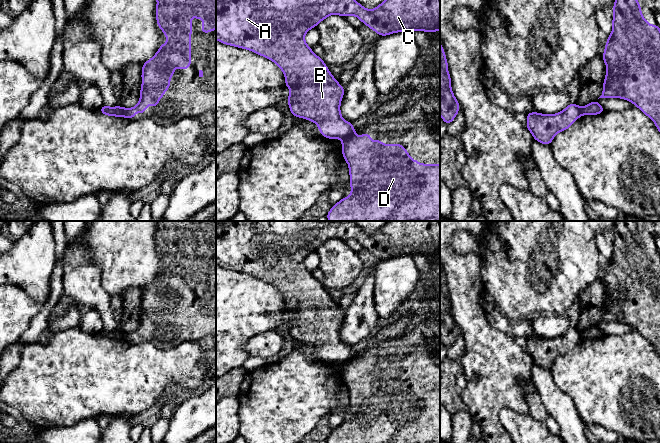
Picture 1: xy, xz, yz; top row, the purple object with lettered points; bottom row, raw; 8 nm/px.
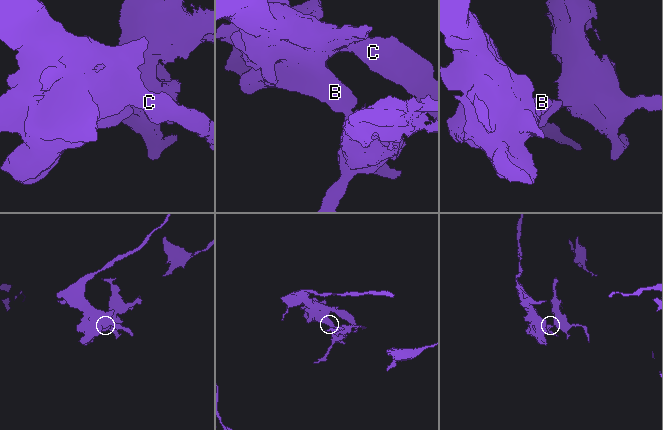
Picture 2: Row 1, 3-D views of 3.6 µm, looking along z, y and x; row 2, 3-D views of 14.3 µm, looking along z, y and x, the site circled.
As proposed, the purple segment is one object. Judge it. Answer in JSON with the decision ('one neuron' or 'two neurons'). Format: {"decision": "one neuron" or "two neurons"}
{"decision": "two neurons"}

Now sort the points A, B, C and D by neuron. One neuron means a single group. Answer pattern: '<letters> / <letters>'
A B C / D

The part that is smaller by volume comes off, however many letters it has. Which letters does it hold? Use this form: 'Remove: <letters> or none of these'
Remove: D

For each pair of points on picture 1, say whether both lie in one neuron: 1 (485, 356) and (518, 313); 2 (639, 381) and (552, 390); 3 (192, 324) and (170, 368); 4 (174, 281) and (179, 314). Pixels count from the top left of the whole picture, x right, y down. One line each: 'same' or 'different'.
1: different
2: different
3: different
4: same

